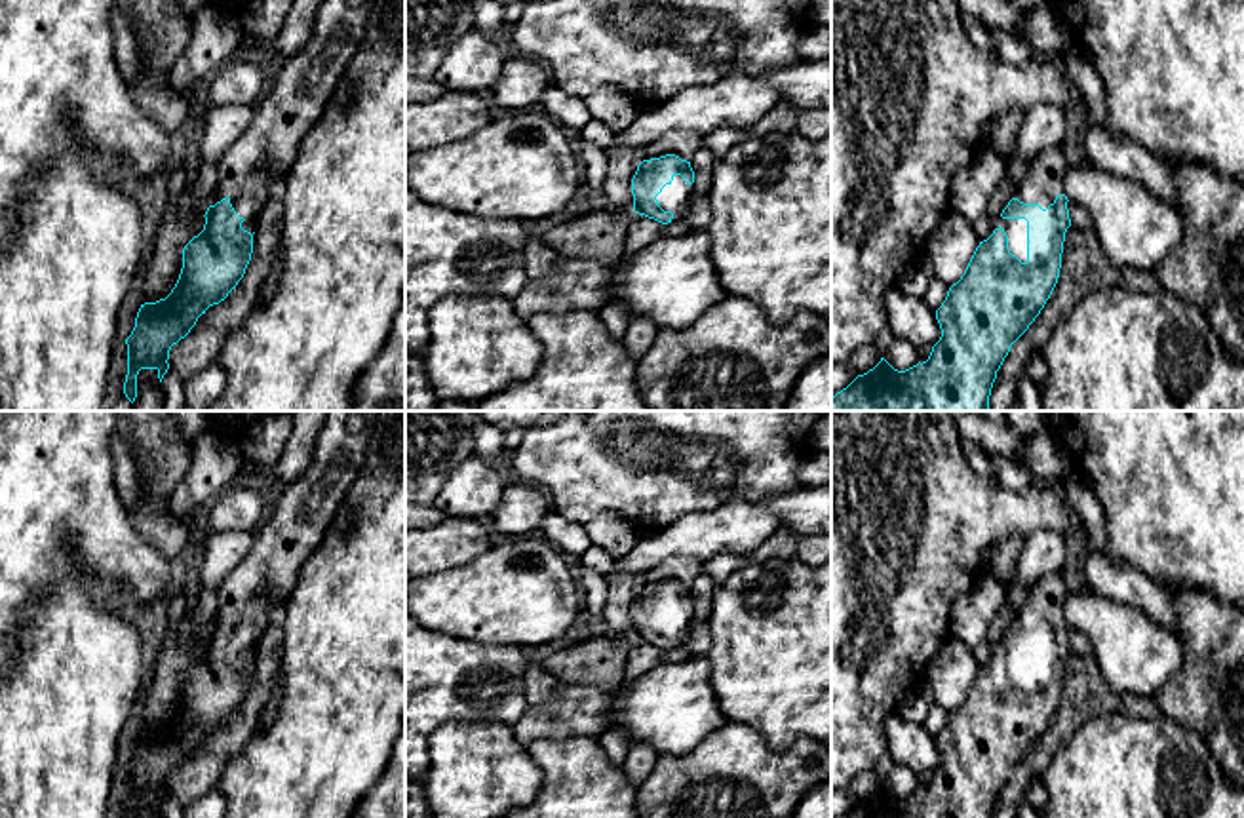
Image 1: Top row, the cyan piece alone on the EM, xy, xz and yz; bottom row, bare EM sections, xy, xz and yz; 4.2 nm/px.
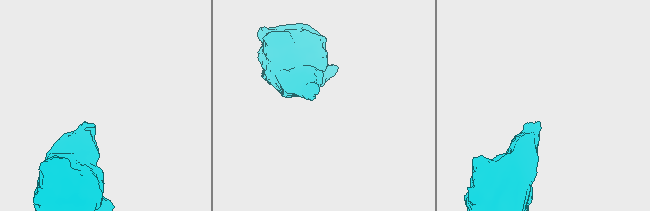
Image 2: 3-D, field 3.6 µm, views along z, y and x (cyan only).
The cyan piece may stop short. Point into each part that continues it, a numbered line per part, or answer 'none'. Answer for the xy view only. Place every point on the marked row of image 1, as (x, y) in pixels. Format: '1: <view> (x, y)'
1: xy (307, 80)

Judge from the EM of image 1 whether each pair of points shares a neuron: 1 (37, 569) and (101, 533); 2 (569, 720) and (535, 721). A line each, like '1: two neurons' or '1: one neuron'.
1: one neuron
2: one neuron

